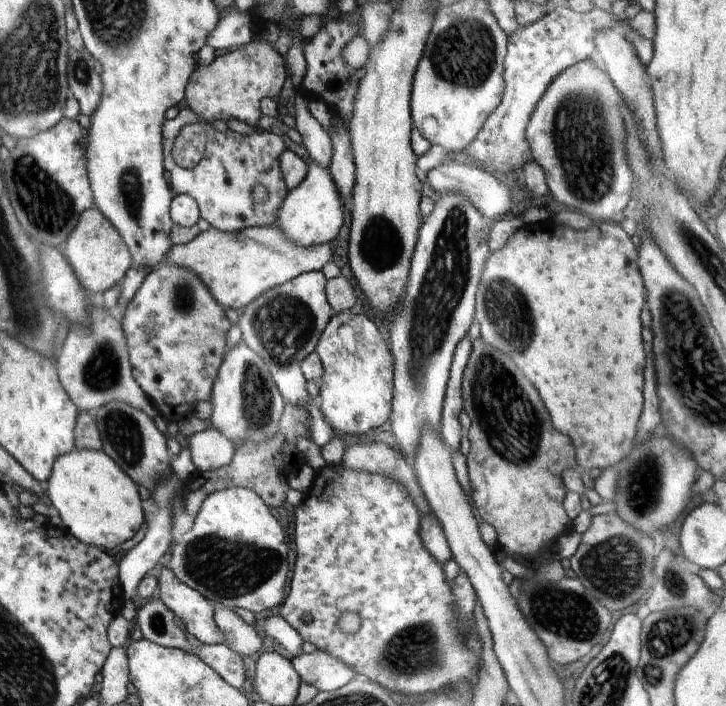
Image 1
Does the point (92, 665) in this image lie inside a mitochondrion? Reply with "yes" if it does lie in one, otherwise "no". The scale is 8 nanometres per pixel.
no

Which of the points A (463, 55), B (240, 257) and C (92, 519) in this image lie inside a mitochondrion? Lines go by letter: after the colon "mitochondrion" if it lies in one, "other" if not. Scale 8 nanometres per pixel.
A: mitochondrion
B: other
C: other

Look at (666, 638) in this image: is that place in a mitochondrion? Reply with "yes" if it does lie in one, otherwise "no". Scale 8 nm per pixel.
yes

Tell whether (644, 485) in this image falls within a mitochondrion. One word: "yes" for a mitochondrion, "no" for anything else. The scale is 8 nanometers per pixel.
yes

